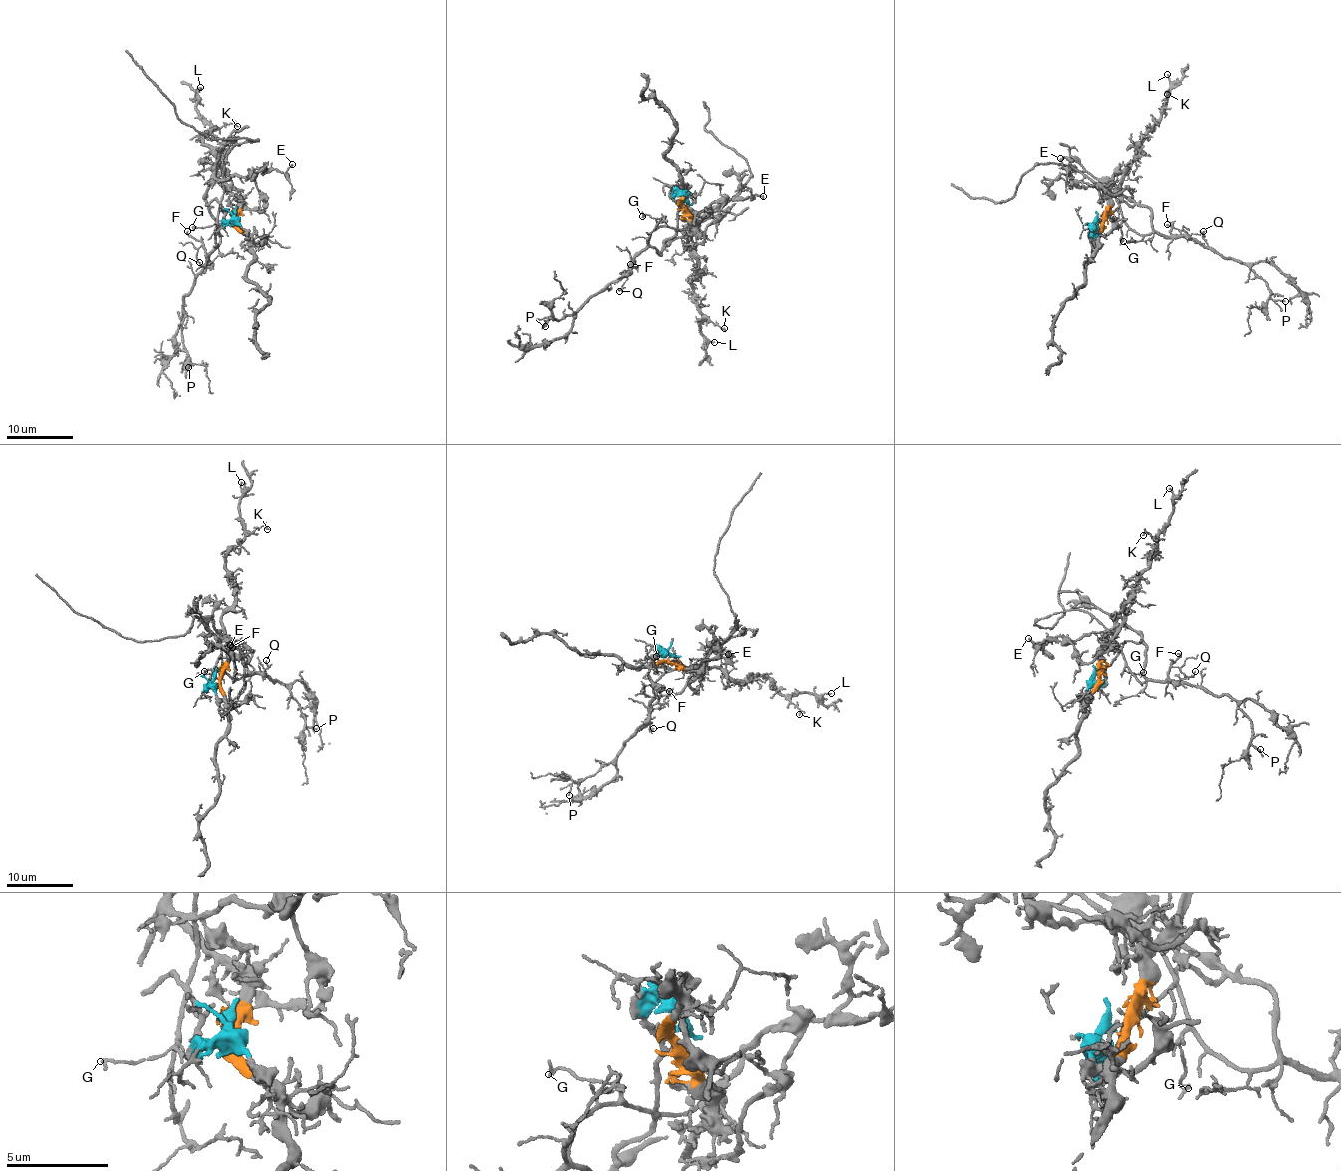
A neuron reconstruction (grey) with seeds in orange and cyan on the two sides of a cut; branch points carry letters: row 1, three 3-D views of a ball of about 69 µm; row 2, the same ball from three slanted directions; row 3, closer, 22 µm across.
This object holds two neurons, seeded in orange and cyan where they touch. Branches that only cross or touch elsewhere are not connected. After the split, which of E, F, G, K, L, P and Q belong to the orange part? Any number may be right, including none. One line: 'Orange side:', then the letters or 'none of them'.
Orange side: K, L

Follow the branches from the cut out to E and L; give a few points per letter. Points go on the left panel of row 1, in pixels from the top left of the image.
E: (232, 217), (226, 221), (221, 206), (223, 183), (232, 175), (243, 176), (261, 168), (285, 173), (292, 164)
L: (232, 218), (239, 197), (218, 180), (224, 163), (203, 143), (210, 122), (196, 108), (200, 87)

